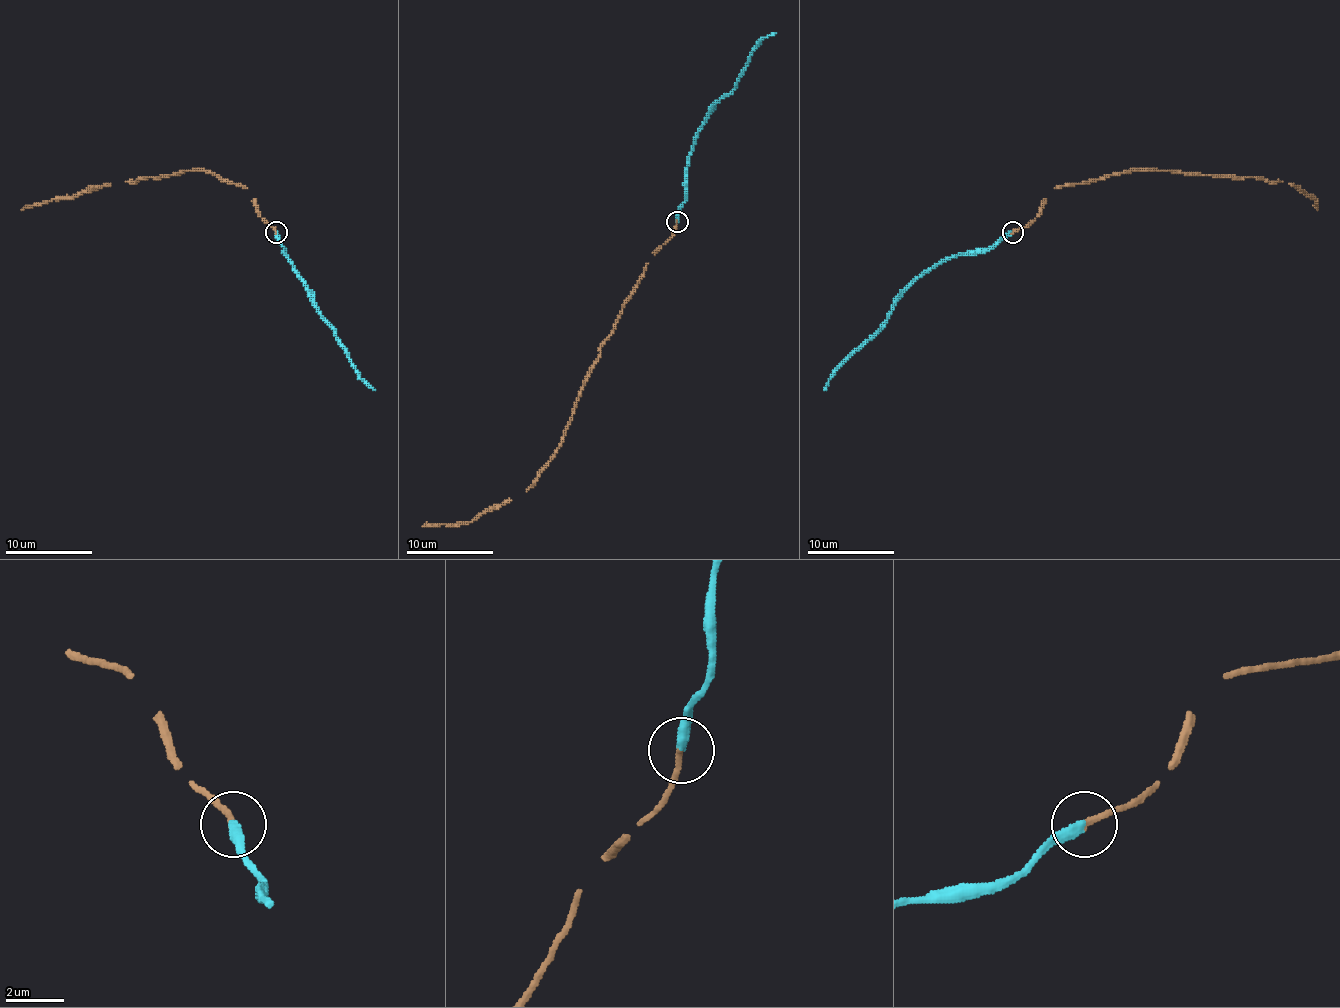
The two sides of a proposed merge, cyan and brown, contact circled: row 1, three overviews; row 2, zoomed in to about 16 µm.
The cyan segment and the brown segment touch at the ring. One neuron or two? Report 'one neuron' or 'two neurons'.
one neuron

